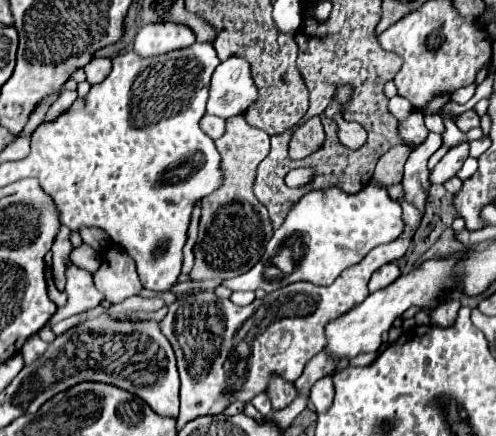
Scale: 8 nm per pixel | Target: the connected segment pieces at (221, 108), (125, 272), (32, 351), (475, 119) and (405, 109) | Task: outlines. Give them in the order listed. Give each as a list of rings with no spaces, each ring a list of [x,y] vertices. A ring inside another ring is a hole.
[[[243,58],[221,62],[211,78],[207,114],[231,118],[243,114],[257,98],[257,88],[249,74],[249,64]]]
[[[111,246],[101,254],[101,268],[93,274],[97,290],[105,302],[123,302],[129,296],[139,296],[143,284],[139,282],[135,262],[119,246]]]
[[[33,334],[33,338],[29,338],[29,340],[25,342],[25,346],[21,348],[21,356],[23,356],[25,366],[33,364],[39,356],[43,356],[43,352],[45,352],[49,346],[51,346],[51,342],[45,342],[45,340],[41,340],[37,334]]]
[[[467,110],[467,112],[463,112],[463,114],[459,114],[459,116],[455,118],[455,124],[457,124],[463,132],[467,132],[467,130],[479,126],[479,116],[475,114],[475,110]]]
[[[393,96],[393,98],[389,100],[389,110],[391,110],[391,114],[393,114],[397,120],[403,120],[405,116],[409,116],[409,114],[413,112],[413,106],[411,106],[411,102],[409,102],[407,98],[403,98],[403,96]]]

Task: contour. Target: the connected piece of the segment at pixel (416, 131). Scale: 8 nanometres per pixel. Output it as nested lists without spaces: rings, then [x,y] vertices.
[[[415,110],[407,120],[399,122],[399,126],[401,126],[401,138],[405,138],[411,148],[415,148],[417,144],[421,144],[427,138],[427,132],[429,132],[425,128],[423,114],[419,110]]]

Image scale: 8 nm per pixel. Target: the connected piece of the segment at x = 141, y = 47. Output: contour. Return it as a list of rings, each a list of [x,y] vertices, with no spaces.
[[[147,24],[135,36],[135,52],[143,58],[159,56],[171,50],[187,48],[195,42],[195,34],[183,24]]]

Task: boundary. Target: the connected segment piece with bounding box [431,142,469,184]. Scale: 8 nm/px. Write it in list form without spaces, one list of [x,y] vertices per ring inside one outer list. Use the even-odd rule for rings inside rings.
[[[461,142],[453,148],[449,148],[449,152],[441,158],[441,162],[431,170],[431,182],[437,184],[437,182],[445,182],[449,180],[451,176],[457,174],[457,170],[463,166],[463,162],[467,160],[469,156],[469,144],[467,142]]]

